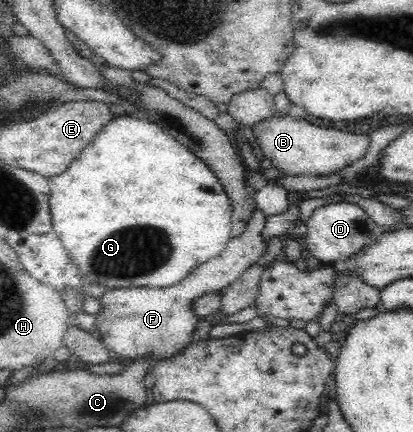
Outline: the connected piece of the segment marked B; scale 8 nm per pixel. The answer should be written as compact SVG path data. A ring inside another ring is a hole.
M277 113L255 126L246 134L260 159L271 160L273 168L289 176L333 176L343 168L365 158L371 146L367 134L351 134L335 128L321 128L307 120L295 118L291 113Z

